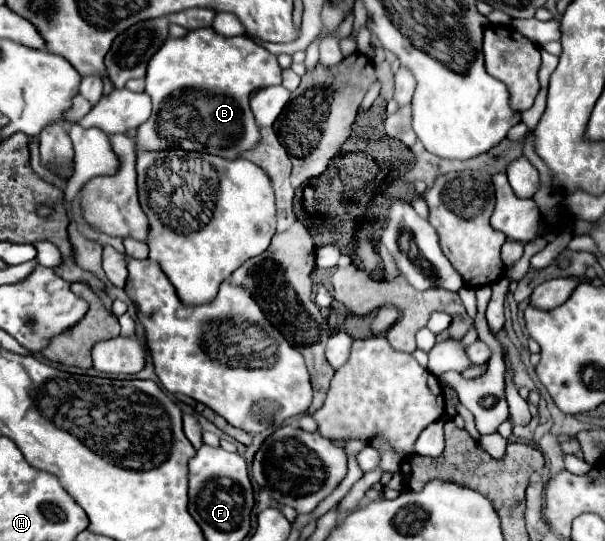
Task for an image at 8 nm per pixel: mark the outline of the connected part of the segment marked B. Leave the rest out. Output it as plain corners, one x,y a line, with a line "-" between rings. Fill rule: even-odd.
197,29
197,31
189,31
185,37
169,37
161,49
149,59
147,63
147,87
145,93
149,93
149,97
153,99
153,113
151,117
137,129
137,137
135,137
135,145
137,151
167,151
167,149
183,149
183,151
203,151
203,153
211,153
223,159
237,159
243,151
253,149
259,141
261,141
261,131
259,125
255,123
253,111
249,109
249,95
251,91
259,89
259,87
269,87
269,85
279,85
281,83
281,67
277,65
277,57
273,53
269,53
267,49
263,49
261,45
257,45
255,41
251,41
249,37
241,35
241,37
223,37
217,35
213,29

